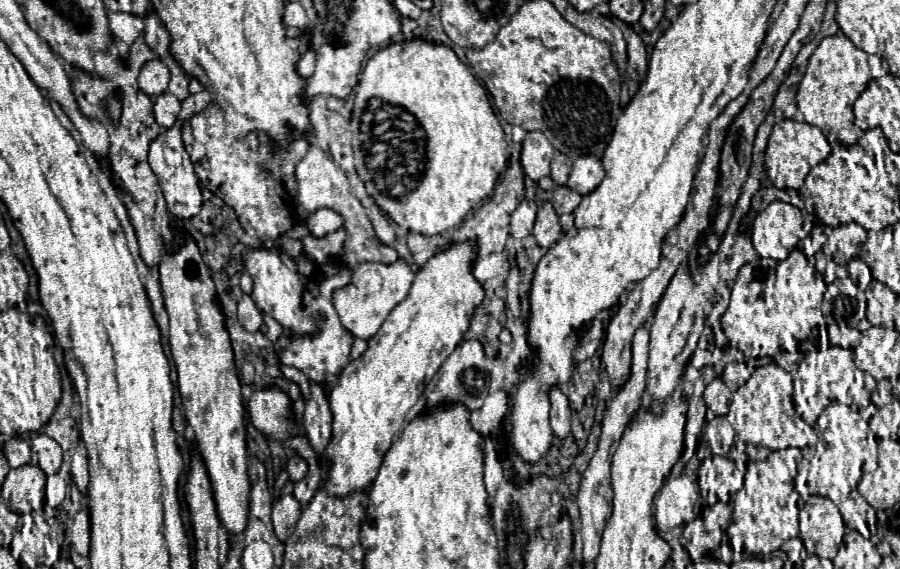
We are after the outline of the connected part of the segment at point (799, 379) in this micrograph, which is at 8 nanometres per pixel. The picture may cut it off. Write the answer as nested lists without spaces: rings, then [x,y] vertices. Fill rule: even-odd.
[[[830,346],[826,350],[812,350],[804,356],[804,360],[800,362],[796,374],[794,374],[794,404],[796,404],[796,414],[810,426],[816,424],[816,418],[820,416],[820,412],[830,404],[830,402],[842,402],[842,404],[848,404],[852,410],[856,410],[859,415],[859,411],[867,407],[871,403],[871,393],[877,386],[877,381],[874,380],[870,374],[862,372],[858,366],[856,366],[856,360],[854,360],[854,352],[852,350],[846,350],[846,348],[840,348],[840,346]]]

